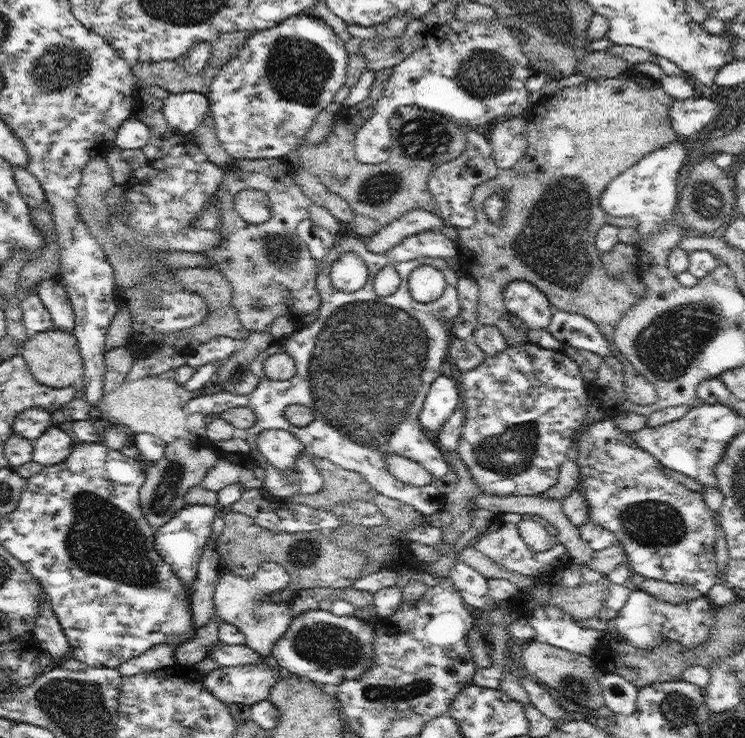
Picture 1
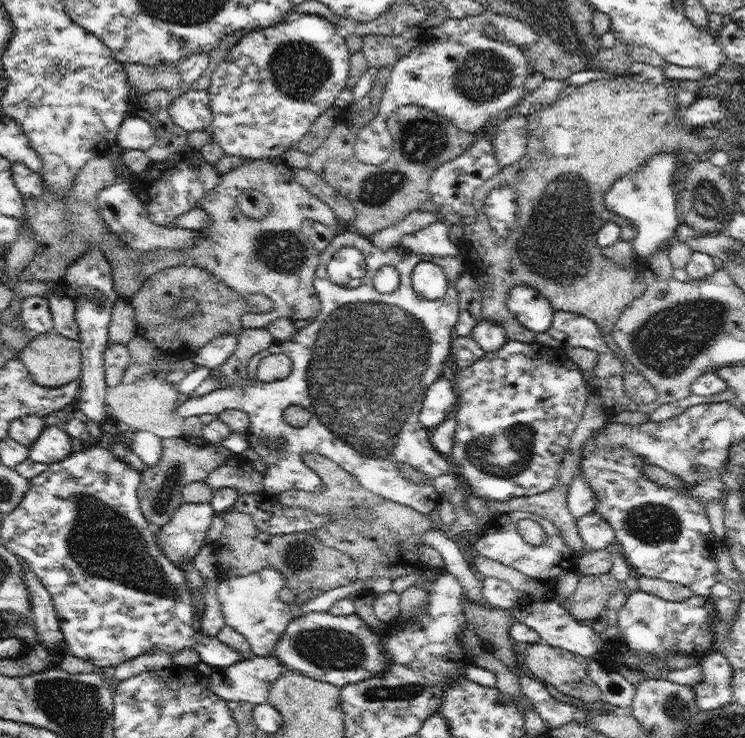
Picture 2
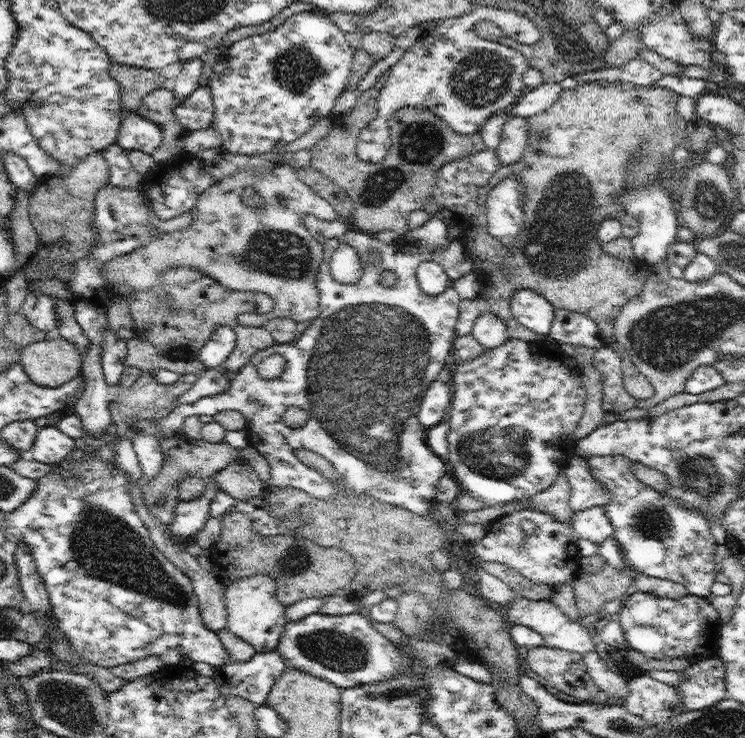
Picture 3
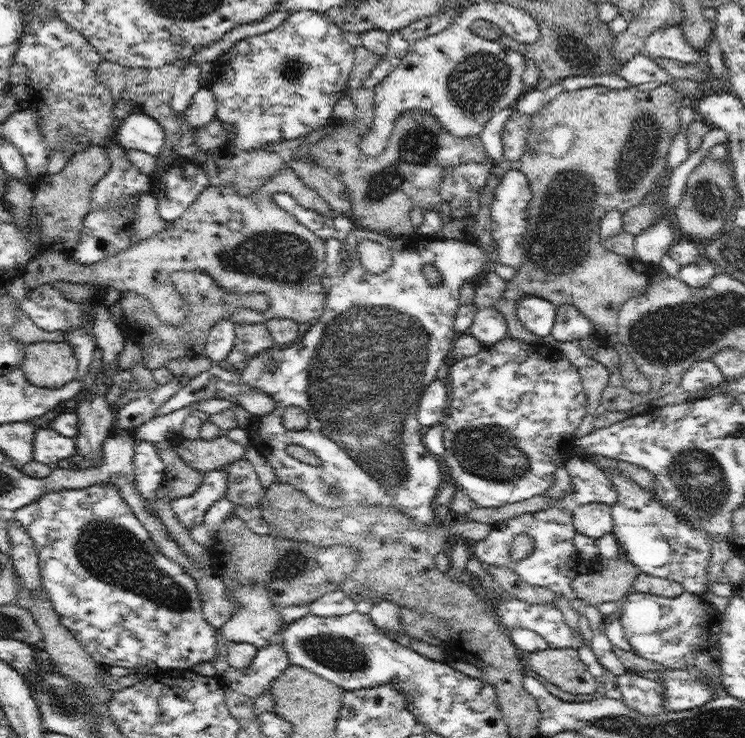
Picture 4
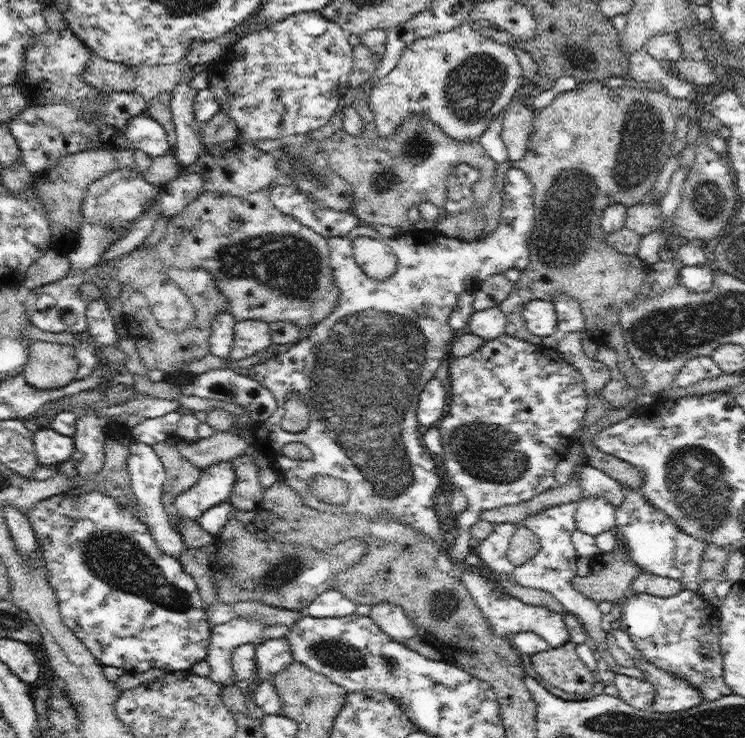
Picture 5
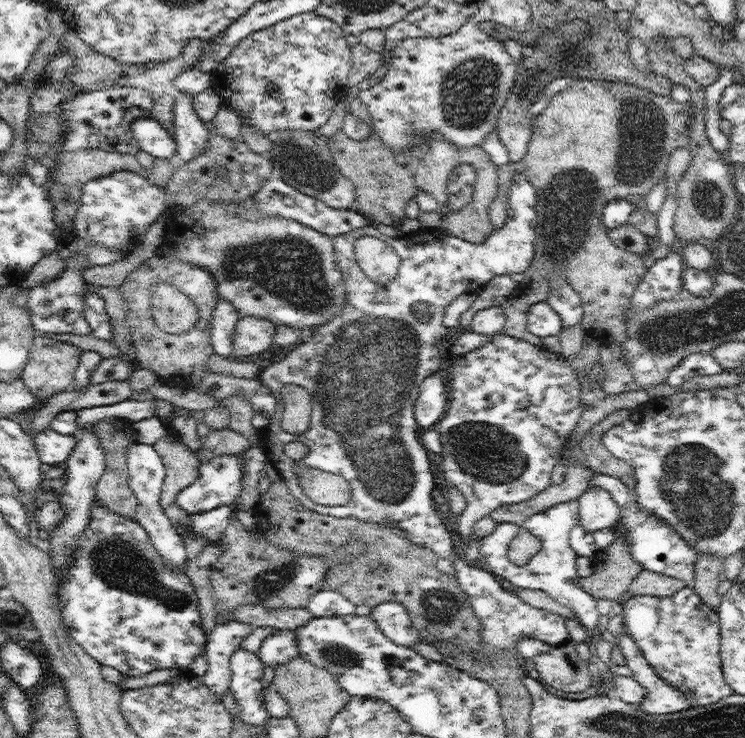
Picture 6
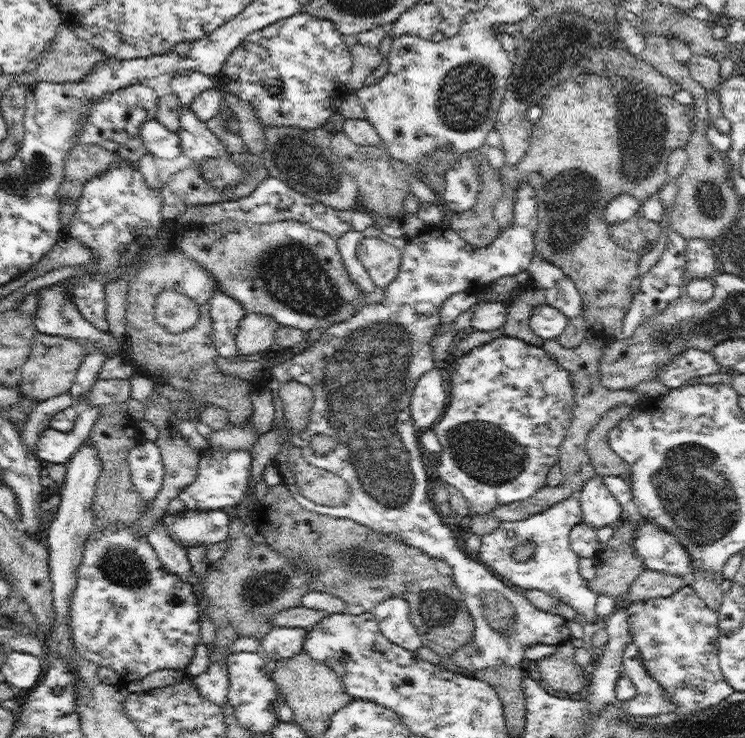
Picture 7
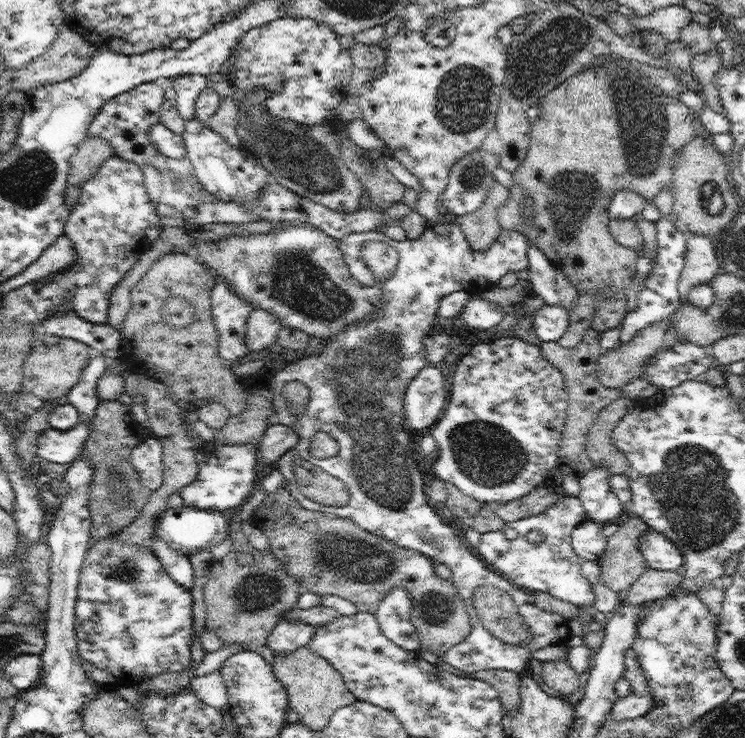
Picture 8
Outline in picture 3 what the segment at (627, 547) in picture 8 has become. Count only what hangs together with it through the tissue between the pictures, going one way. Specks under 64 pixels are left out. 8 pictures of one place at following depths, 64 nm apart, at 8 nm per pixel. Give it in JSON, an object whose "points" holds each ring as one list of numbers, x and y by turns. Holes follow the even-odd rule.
{"points":[[607,562,594,574,579,572,573,591,581,617,601,615,601,609,606,603,626,598,628,587,635,576,636,572,629,565,625,564,623,570,616,570]]}

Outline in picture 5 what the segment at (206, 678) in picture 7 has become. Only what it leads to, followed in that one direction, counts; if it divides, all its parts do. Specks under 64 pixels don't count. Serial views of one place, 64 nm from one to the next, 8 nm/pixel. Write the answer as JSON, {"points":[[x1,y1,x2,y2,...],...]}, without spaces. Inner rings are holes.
{"points":[[236,619,222,624,211,625,211,640,206,661,210,664,208,678,225,687,233,684,231,656,242,644,259,645,264,624,262,620]]}

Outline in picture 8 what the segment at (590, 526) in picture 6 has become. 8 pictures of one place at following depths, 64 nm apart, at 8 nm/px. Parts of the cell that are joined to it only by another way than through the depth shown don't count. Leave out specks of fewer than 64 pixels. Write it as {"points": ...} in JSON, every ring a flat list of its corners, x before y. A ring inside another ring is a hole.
{"points":[[593,467,586,473,586,475,580,475,580,493,577,496,584,507,587,519,596,521,602,525,613,522,616,518,625,517,622,503,616,496,616,493,610,487,610,469,606,467]]}

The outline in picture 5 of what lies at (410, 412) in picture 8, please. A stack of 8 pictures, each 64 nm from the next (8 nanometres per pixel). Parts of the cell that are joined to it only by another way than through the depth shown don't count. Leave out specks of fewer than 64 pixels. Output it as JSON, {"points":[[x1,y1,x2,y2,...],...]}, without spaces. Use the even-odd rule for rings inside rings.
{"points":[[440,375,426,382,417,406,417,419,422,429,436,426,439,420,446,416,448,401]]}

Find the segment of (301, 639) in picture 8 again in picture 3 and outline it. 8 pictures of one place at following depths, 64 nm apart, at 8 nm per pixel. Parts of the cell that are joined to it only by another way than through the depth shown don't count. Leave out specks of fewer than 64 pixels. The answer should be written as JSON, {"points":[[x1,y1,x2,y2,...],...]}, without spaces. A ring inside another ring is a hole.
{"points":[[274,649,272,652,256,653,248,662,238,663,228,662,215,668,212,679,218,683,218,689,222,695,236,695,251,700,256,706,267,703,268,695,274,686,274,681,284,672,286,661,280,653]]}

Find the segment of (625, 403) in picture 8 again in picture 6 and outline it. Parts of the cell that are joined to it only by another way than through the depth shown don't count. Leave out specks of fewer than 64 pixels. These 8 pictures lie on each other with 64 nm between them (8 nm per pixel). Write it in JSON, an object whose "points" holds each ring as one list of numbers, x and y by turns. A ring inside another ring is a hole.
{"points":[[620,409,606,415,584,434,578,448,572,448,572,457,585,462,595,473,600,472,600,474,620,478,633,492,636,486,634,468,628,466,622,459,616,458,606,449,606,445,602,444,602,436,606,430,626,420,632,413,633,409]]}

